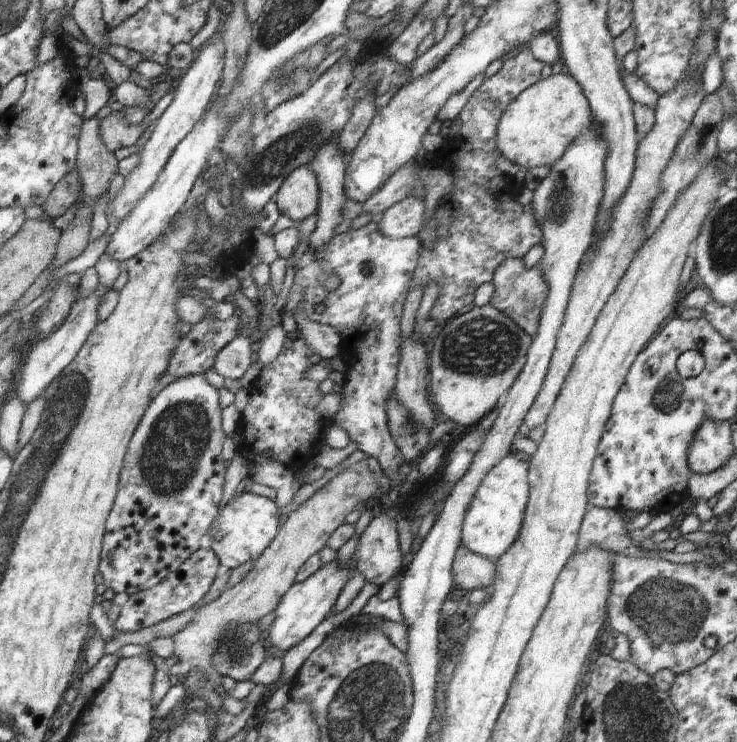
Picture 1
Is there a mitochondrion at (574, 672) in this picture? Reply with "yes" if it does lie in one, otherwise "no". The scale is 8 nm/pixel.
no

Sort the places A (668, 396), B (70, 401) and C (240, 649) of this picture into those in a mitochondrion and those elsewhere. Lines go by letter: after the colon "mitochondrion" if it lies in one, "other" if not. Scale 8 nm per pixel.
A: mitochondrion
B: mitochondrion
C: mitochondrion

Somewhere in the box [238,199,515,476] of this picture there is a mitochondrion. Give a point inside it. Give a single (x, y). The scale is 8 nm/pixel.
(288, 394)

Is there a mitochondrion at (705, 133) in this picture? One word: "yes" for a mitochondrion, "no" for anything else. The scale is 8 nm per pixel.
yes

